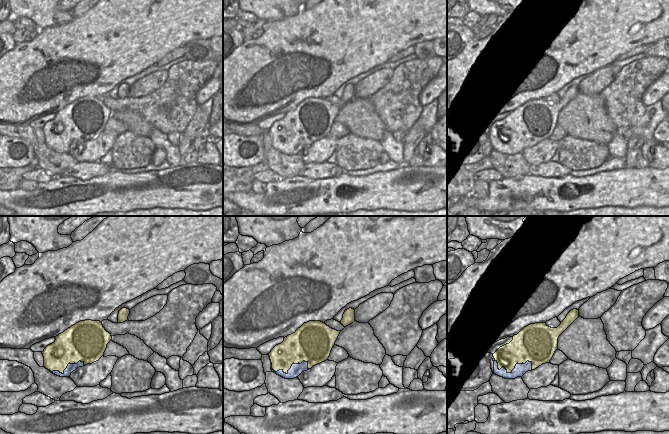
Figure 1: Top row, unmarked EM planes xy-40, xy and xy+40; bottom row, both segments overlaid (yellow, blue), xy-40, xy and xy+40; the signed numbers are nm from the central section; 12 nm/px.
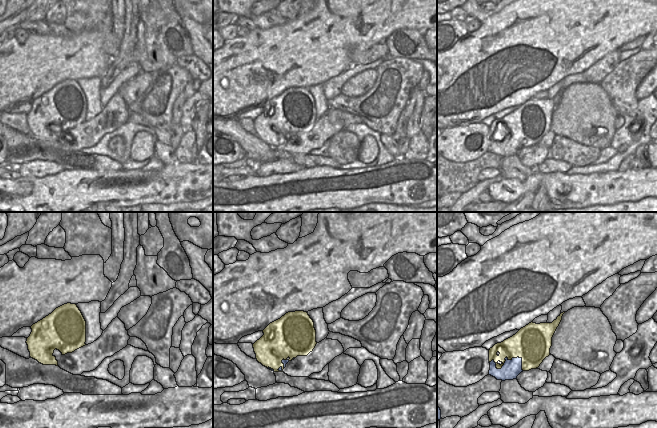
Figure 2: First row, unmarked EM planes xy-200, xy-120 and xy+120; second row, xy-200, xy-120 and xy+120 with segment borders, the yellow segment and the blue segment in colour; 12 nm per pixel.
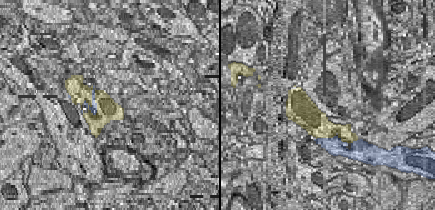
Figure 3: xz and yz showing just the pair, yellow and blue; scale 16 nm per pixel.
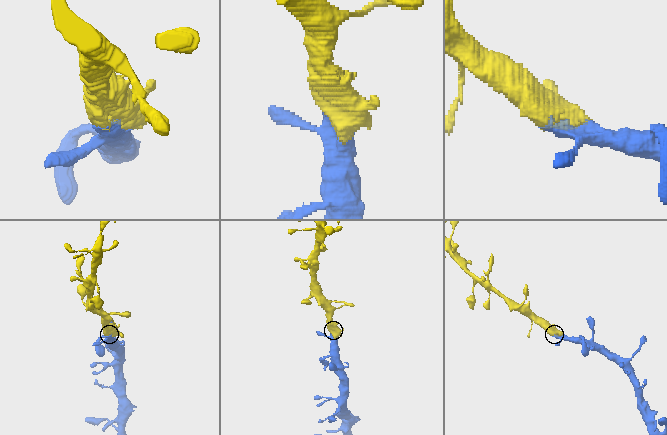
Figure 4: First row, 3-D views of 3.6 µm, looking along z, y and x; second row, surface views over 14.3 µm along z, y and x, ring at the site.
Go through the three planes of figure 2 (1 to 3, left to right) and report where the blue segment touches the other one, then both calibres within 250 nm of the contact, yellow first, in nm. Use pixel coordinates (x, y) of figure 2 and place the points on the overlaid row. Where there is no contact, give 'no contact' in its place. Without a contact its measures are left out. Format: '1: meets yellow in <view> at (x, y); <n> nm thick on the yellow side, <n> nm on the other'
1: no contact
2: meets yellow in xy-120 at (283, 364); 380 nm thick on the yellow side, 50 nm on the other
3: meets yellow in xy+120 at (508, 359); 320 nm thick on the yellow side, 220 nm on the other

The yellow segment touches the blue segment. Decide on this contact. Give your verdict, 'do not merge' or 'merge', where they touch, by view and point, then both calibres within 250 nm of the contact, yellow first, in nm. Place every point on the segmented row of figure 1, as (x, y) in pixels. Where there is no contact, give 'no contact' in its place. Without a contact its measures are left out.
merge; meets yellow in xy+40 at (512, 369); 320 nm thick on the yellow side, 140 nm on the other

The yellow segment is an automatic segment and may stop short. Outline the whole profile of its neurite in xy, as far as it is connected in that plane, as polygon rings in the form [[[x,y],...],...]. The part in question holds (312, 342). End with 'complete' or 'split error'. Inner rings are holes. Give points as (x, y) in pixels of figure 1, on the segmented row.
[[[321,321],[304,323],[268,354],[272,372],[285,379],[294,379],[326,361],[340,332]]]; split error

